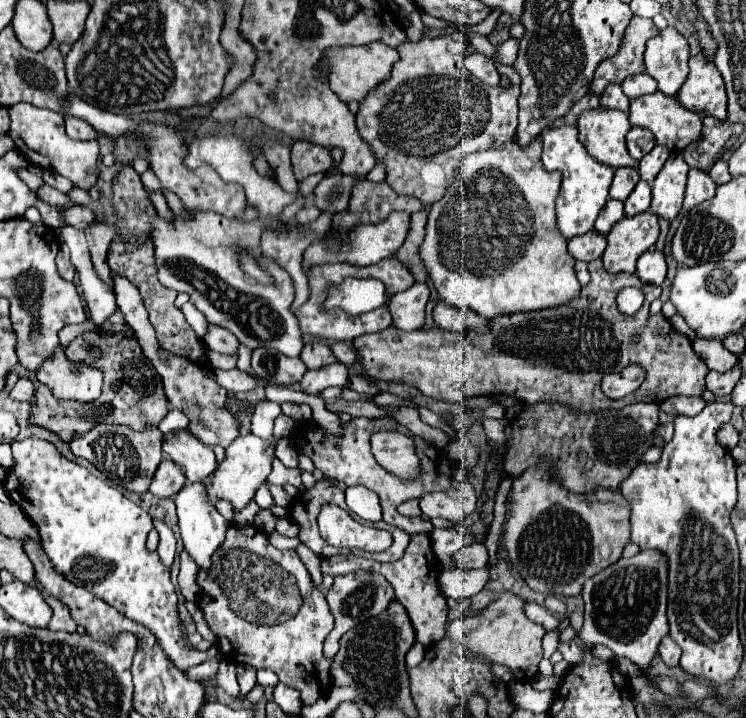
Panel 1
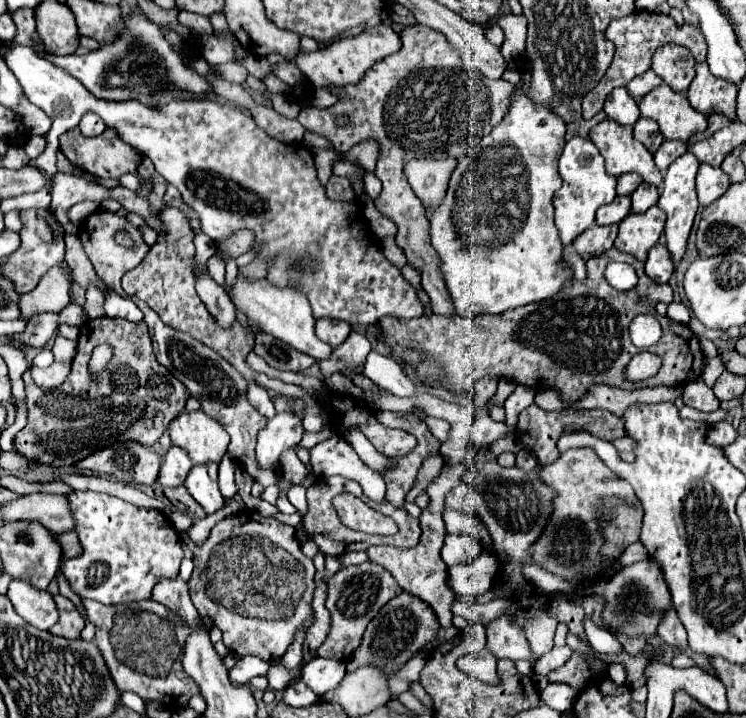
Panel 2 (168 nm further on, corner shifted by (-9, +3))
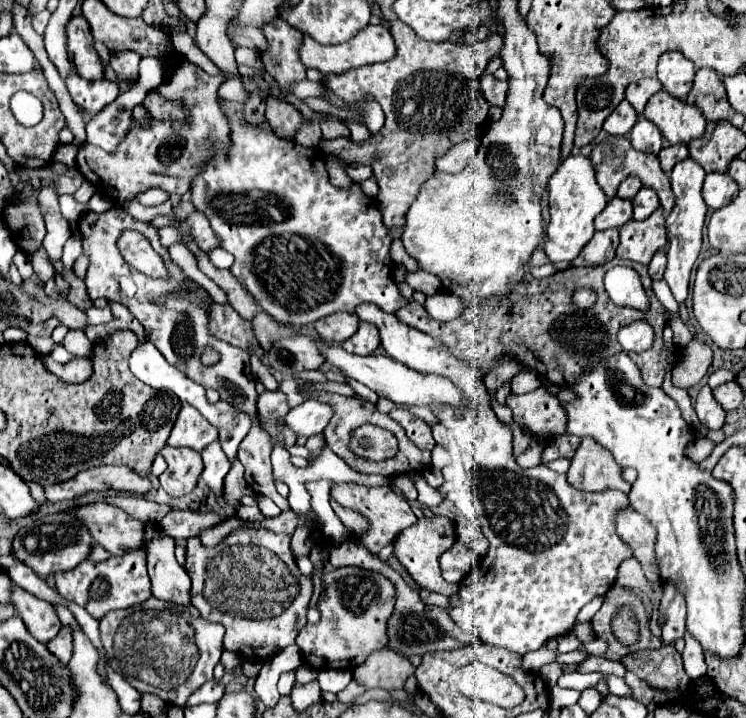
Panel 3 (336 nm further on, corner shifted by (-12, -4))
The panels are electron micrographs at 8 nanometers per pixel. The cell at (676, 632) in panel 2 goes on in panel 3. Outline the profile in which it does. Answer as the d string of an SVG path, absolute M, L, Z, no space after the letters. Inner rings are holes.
M672 581L664 583L660 615L664 615L662 641L664 645L674 645L674 641L686 633L686 603L684 595L674 587Z

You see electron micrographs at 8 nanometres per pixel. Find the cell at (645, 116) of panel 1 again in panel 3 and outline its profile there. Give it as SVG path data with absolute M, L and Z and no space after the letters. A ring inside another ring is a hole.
M658 91L650 97L644 117L662 131L662 137L670 145L690 143L704 135L706 129L706 119L698 107L674 99L666 91Z

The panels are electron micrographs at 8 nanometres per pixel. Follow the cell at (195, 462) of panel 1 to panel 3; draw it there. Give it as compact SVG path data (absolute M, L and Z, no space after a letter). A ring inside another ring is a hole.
M182 403L174 429L168 437L168 445L172 447L190 447L194 451L202 451L208 443L218 439L216 427L208 423L192 405Z

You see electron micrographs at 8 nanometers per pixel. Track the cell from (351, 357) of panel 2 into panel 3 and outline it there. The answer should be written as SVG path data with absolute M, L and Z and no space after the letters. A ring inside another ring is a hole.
M360 321L358 331L342 343L342 347L348 353L362 353L362 355L372 355L380 345L380 333L376 327L372 327L372 323L364 323Z

